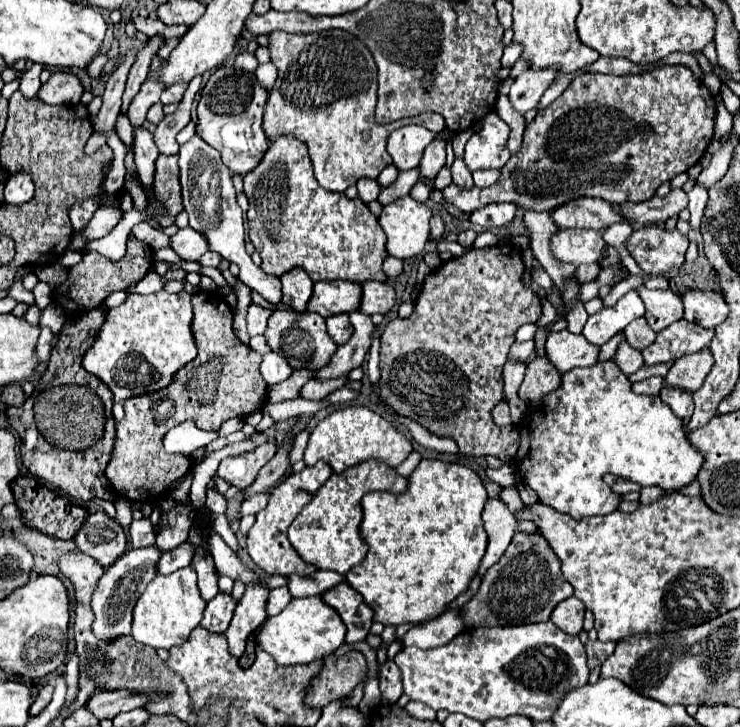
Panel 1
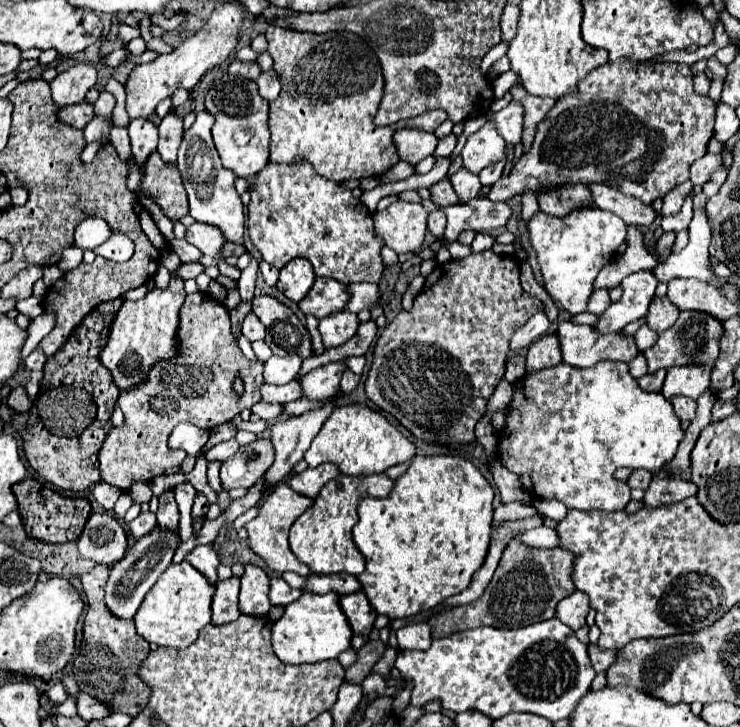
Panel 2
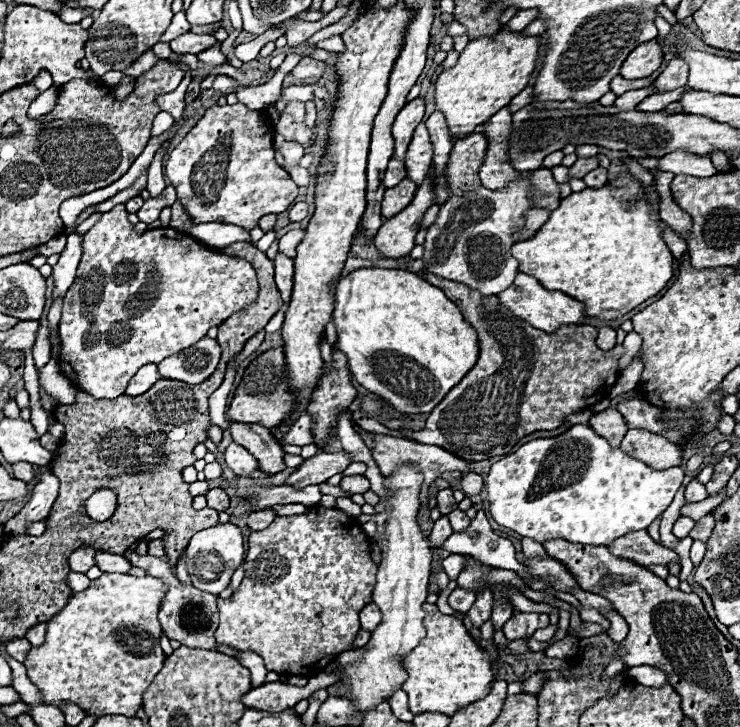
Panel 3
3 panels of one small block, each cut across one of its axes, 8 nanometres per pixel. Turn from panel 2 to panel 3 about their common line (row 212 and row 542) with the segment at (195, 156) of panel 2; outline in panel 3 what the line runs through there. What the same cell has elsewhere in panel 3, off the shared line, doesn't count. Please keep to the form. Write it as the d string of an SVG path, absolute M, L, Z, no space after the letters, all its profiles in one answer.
M218 524L206 530L200 530L192 536L188 548L188 574L192 578L192 584L204 592L210 594L220 594L228 584L234 574L234 570L242 564L244 560L244 540L242 532L234 524Z

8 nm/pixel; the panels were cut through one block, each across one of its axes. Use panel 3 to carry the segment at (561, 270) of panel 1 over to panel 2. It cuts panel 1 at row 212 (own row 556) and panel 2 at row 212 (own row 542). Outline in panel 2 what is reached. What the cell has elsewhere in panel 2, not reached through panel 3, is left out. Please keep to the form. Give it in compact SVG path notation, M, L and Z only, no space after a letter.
M526 194L522 196L522 220L526 222L528 218L534 218L540 212L540 206L536 202L534 194Z

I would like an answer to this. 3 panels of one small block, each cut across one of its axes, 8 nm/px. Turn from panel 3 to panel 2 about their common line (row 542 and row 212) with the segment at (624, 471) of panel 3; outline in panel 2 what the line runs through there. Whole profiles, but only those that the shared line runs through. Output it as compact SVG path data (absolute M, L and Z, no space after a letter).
M584 208L568 214L566 218L552 218L540 212L530 222L526 222L526 226L532 246L538 252L546 292L556 298L568 314L574 316L586 312L594 278L610 260L616 258L616 248L626 238L626 224L612 212Z

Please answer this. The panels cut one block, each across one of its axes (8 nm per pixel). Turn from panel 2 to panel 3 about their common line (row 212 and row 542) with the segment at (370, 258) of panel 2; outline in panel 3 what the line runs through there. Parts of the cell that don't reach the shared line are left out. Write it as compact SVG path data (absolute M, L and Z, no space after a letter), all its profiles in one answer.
M320 504L312 506L306 514L276 516L268 528L250 534L244 560L246 576L228 600L218 600L220 626L216 630L216 642L260 654L266 668L278 674L314 676L332 664L338 654L350 650L360 630L358 612L372 602L376 568L370 538L358 518L350 518L342 510L324 508Z

